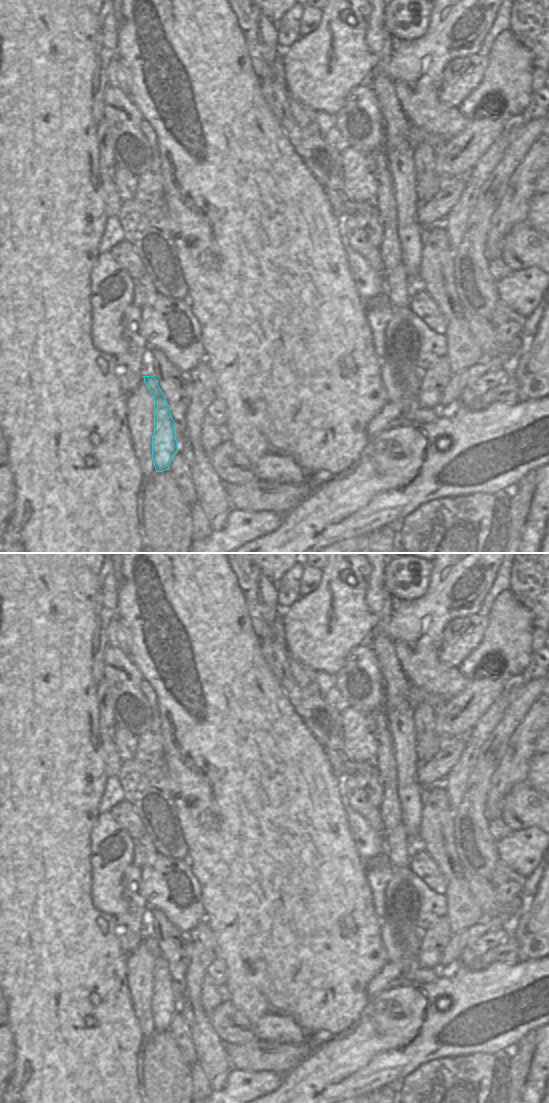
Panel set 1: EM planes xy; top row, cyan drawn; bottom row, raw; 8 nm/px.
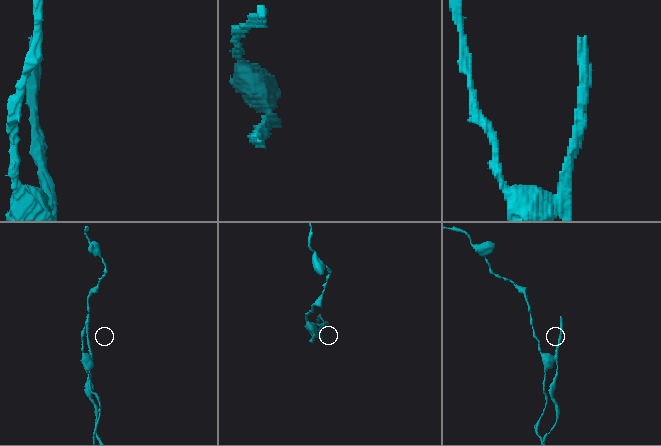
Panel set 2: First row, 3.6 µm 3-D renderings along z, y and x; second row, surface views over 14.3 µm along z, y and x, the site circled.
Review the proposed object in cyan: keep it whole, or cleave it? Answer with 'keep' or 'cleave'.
cleave

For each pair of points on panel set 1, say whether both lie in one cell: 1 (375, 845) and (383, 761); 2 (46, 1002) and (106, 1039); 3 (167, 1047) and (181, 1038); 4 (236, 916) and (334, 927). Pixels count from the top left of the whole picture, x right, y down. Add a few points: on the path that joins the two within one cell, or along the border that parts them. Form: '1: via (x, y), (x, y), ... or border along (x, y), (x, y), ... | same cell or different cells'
1: border along (383, 834), (385, 854) | different cells
2: via (61, 1016), (74, 1030), (91, 1030) | same cell
3: border along (168, 1029), (181, 1054), (188, 1062) | different cells
4: via (260, 916), (289, 916), (300, 927), (310, 927) | same cell

